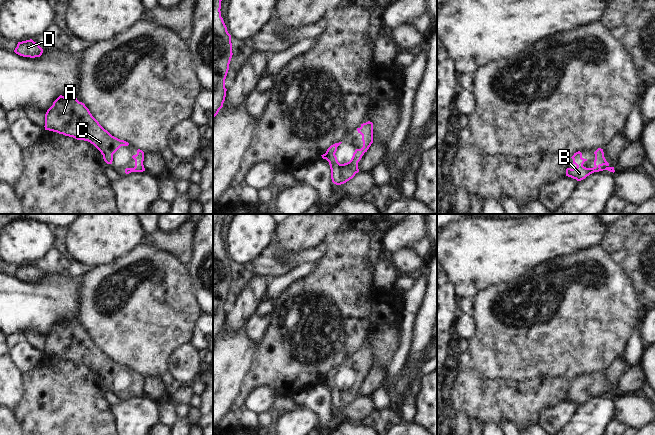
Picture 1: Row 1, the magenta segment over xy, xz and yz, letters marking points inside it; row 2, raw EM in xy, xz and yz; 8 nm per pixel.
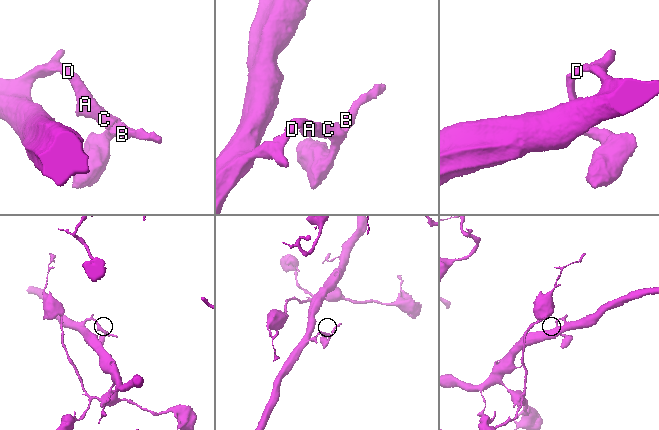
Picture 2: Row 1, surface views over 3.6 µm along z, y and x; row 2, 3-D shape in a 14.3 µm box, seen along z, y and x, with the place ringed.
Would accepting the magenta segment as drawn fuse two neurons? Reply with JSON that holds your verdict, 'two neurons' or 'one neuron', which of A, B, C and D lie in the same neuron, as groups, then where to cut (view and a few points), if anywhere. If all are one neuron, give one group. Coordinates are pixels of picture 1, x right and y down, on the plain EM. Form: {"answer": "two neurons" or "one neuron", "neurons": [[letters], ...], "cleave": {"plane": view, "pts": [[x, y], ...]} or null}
{"answer": "one neuron", "neurons": [["A", "B", "C", "D"]], "cleave": null}

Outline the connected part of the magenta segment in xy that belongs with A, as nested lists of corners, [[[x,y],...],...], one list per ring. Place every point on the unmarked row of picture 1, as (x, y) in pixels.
[[[60,319],[47,334],[44,351],[45,354],[90,366],[101,376],[107,388],[112,388],[113,378],[121,370],[129,369],[105,354],[75,320],[66,322]]]

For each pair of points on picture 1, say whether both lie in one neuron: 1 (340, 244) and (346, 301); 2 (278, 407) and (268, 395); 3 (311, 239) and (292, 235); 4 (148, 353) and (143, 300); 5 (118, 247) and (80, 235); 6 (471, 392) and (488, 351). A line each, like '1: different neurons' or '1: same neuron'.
1: same neuron
2: different neurons
3: same neuron
4: same neuron
5: same neuron
6: different neurons

